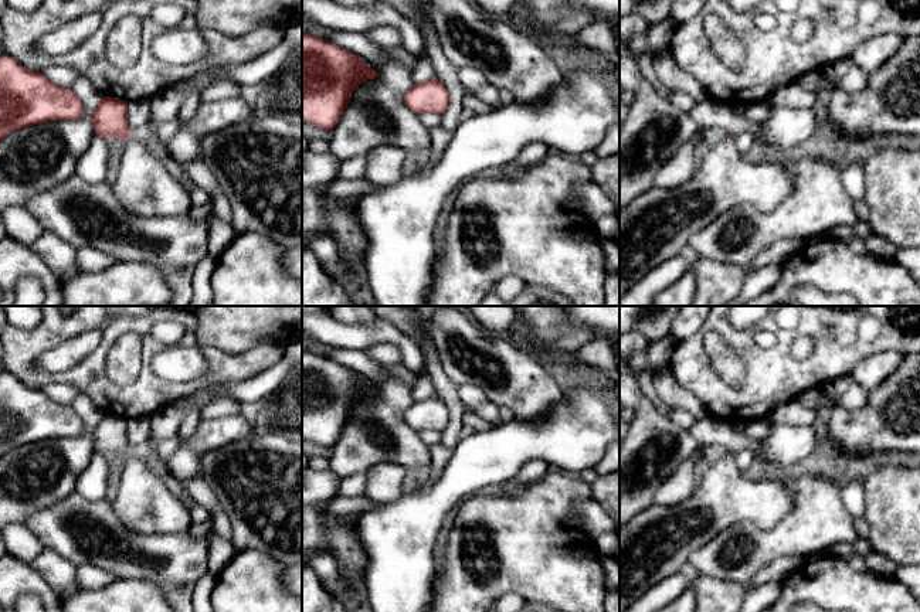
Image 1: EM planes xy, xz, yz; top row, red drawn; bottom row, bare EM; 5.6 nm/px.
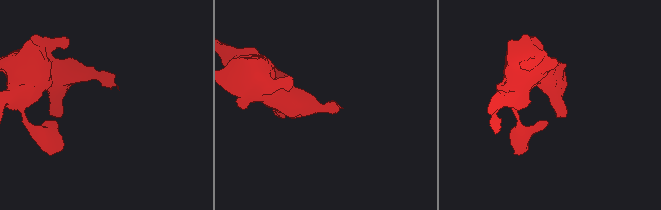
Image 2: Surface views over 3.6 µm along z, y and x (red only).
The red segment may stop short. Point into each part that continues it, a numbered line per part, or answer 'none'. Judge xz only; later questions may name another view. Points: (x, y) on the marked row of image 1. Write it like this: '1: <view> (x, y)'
none

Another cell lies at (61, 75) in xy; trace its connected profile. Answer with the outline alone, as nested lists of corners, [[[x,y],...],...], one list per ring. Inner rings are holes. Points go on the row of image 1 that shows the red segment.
[[[65,65],[48,67],[43,74],[50,82],[68,89],[72,89],[74,84],[79,79],[78,72]]]

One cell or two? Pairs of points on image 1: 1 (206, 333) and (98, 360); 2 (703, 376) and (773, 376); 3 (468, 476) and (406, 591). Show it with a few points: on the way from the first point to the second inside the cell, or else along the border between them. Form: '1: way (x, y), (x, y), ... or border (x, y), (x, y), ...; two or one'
1: border (196, 320), (196, 339), (202, 344), (226, 350); two
2: way (720, 393), (756, 393); one
3: way (438, 503), (406, 536), (406, 561); one

